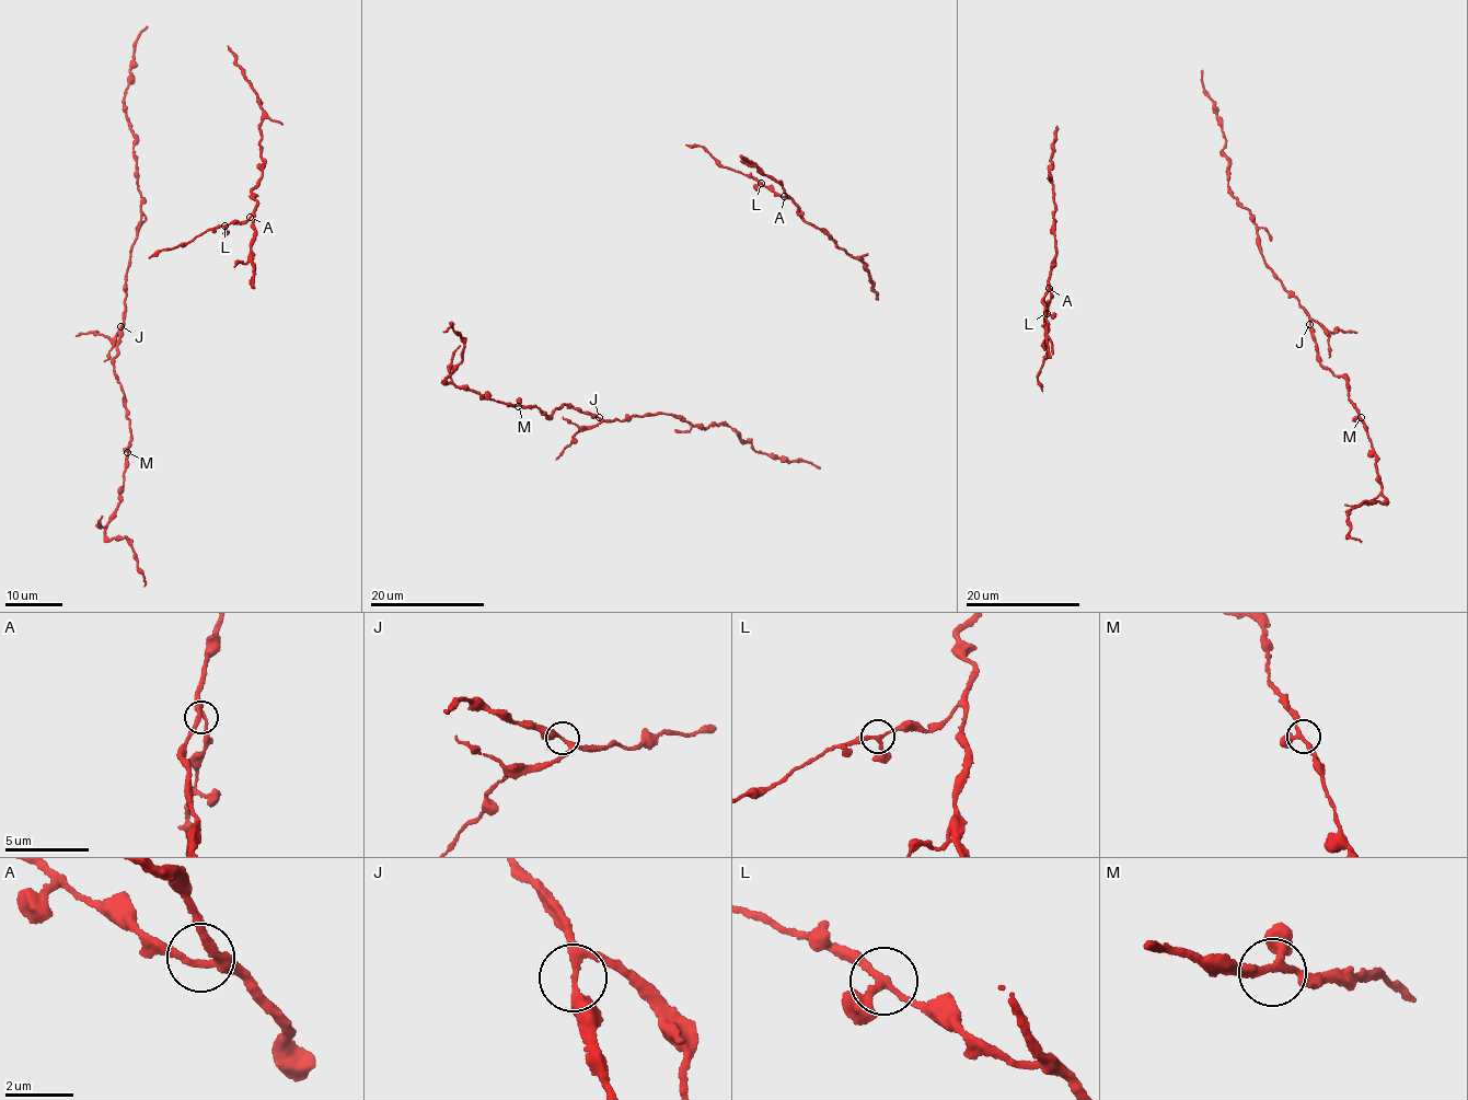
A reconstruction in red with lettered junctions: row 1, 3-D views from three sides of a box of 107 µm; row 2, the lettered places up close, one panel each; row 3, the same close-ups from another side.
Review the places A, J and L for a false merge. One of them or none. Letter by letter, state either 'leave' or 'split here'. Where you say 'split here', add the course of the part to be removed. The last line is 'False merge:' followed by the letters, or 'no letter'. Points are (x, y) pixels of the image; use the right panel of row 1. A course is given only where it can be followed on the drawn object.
A: leave
J: split here; course (1309, 323), (1320, 363), (1345, 379), (1375, 455), (1385, 499), (1367, 500), (1347, 520), (1349, 536), (1361, 542)
L: leave
False merge: J

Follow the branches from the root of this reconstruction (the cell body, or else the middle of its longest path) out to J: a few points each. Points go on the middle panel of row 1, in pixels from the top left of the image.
J: (728, 427), (721, 421), (700, 428), (672, 414), (661, 412), (633, 415), (621, 420), (603, 420), (599, 417)

